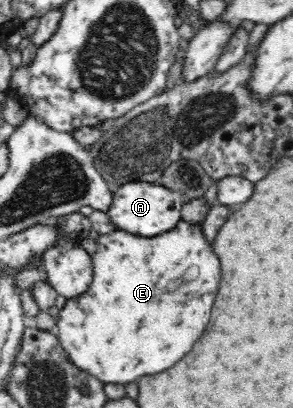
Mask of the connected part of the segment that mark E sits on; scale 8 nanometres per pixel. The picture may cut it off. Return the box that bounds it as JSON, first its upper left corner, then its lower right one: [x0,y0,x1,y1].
[56,218,222,383]

